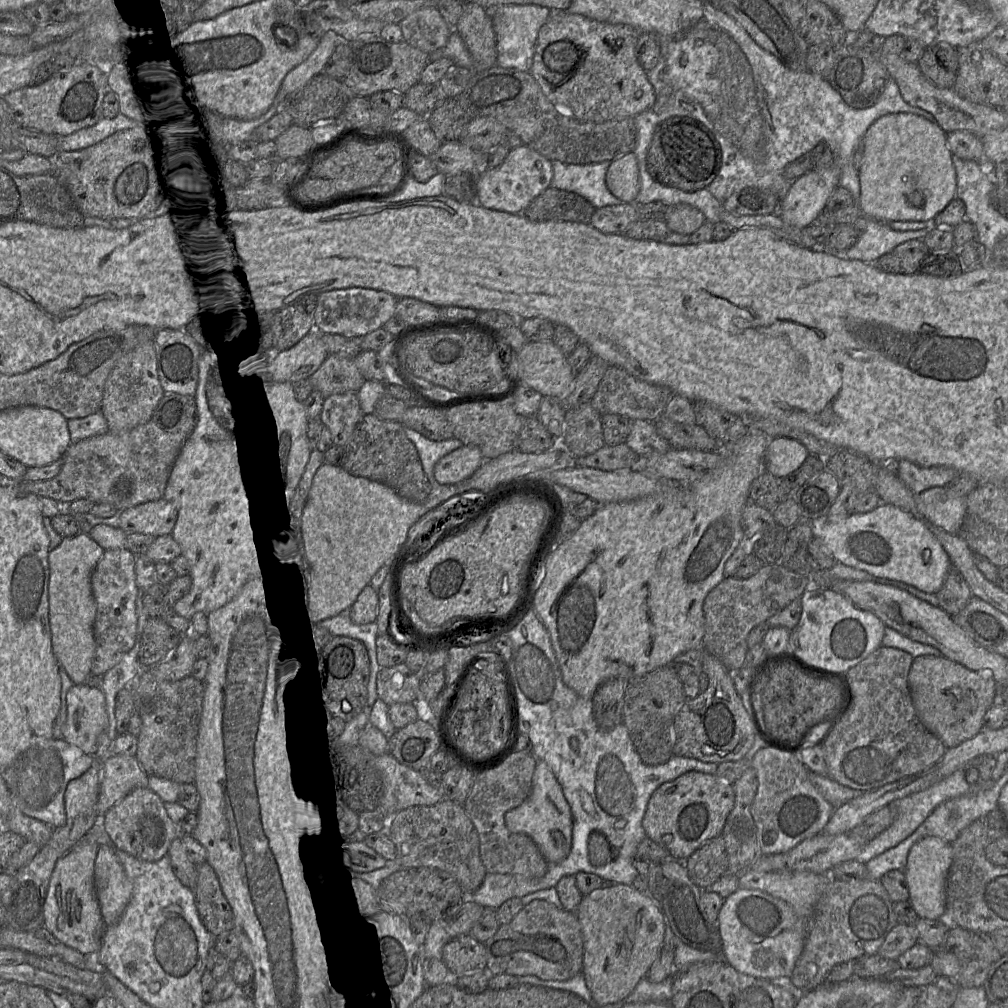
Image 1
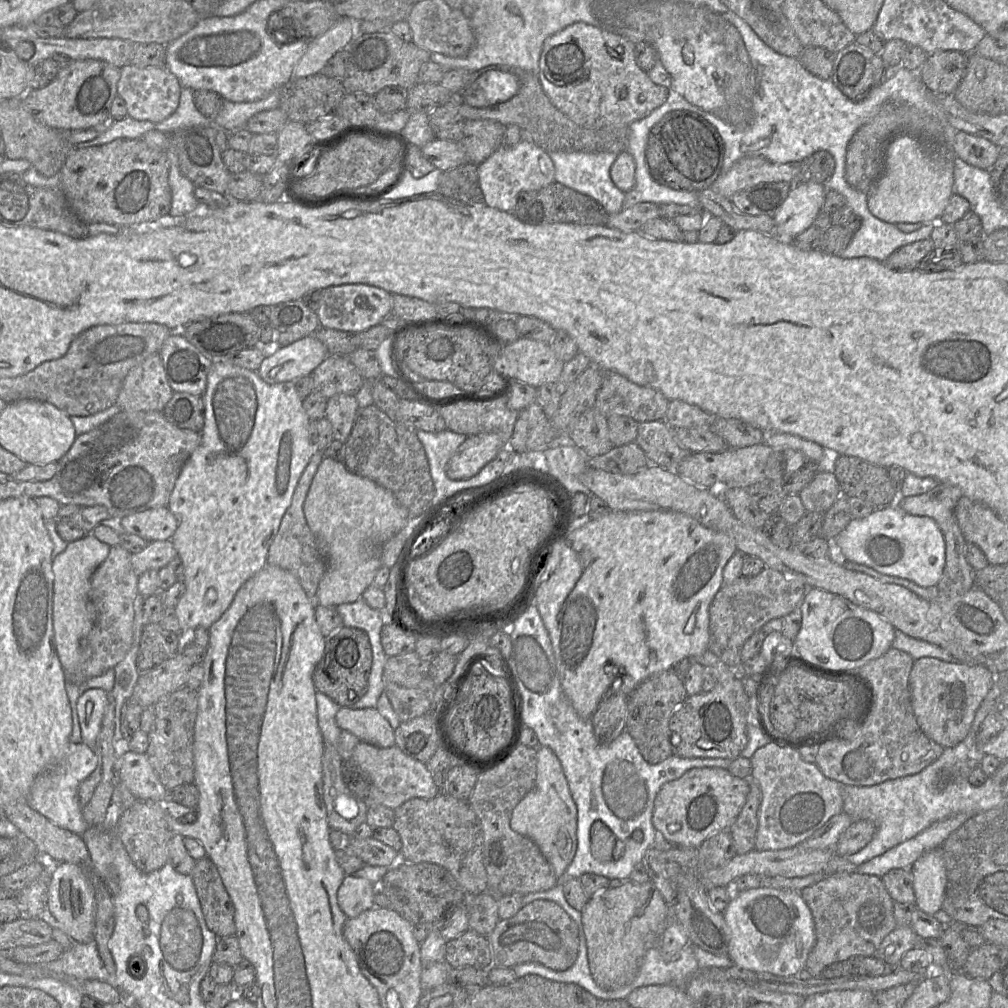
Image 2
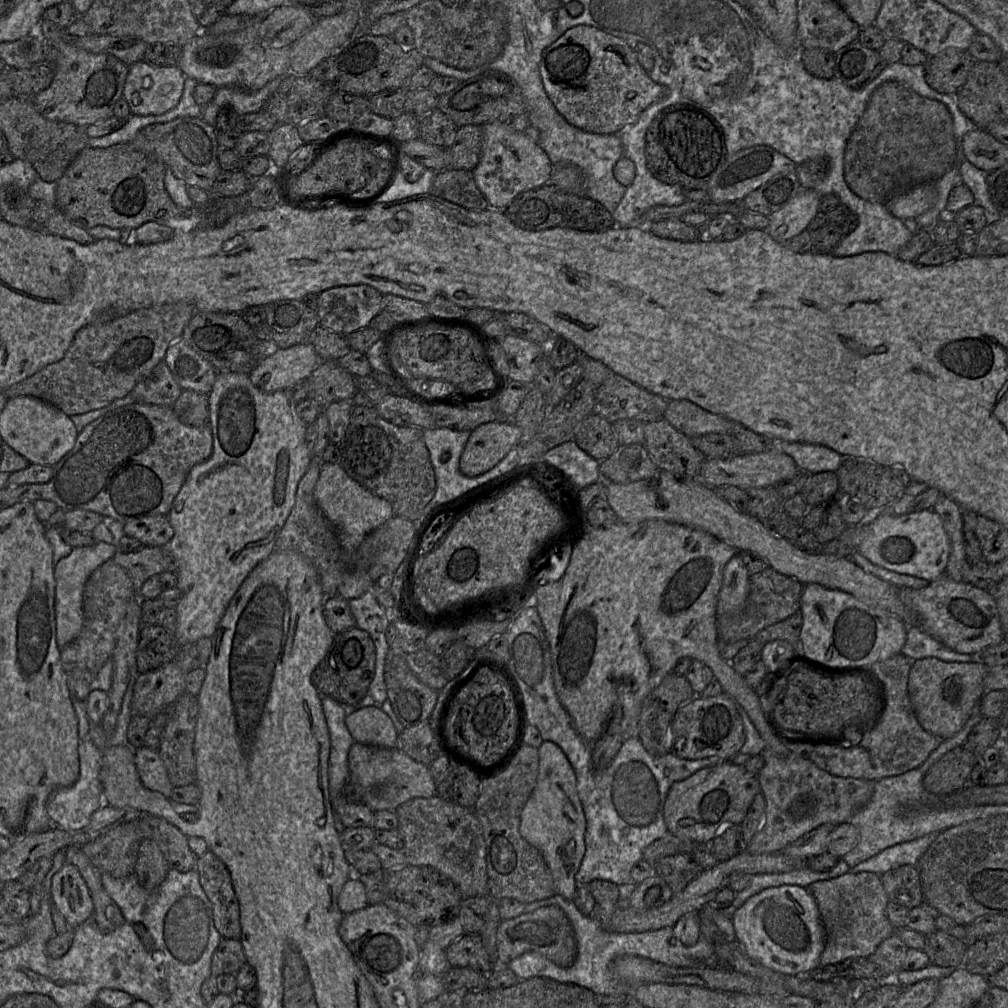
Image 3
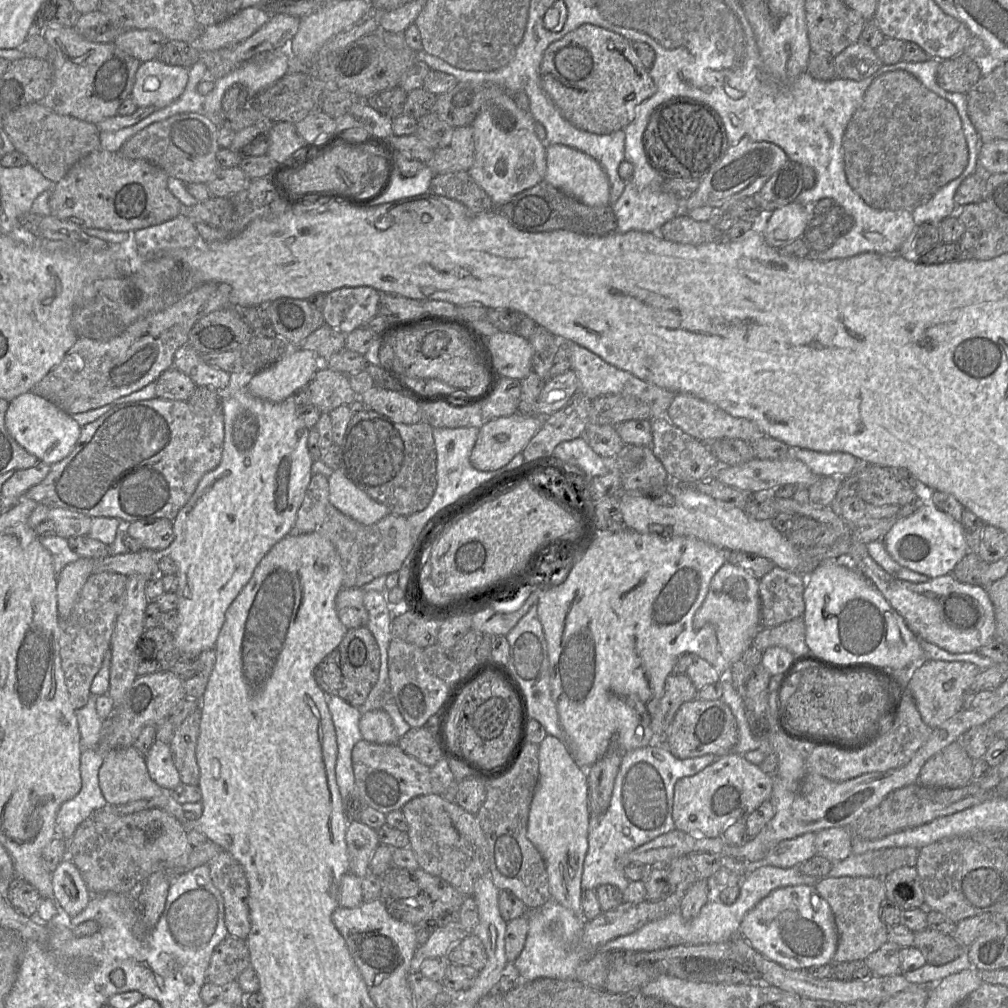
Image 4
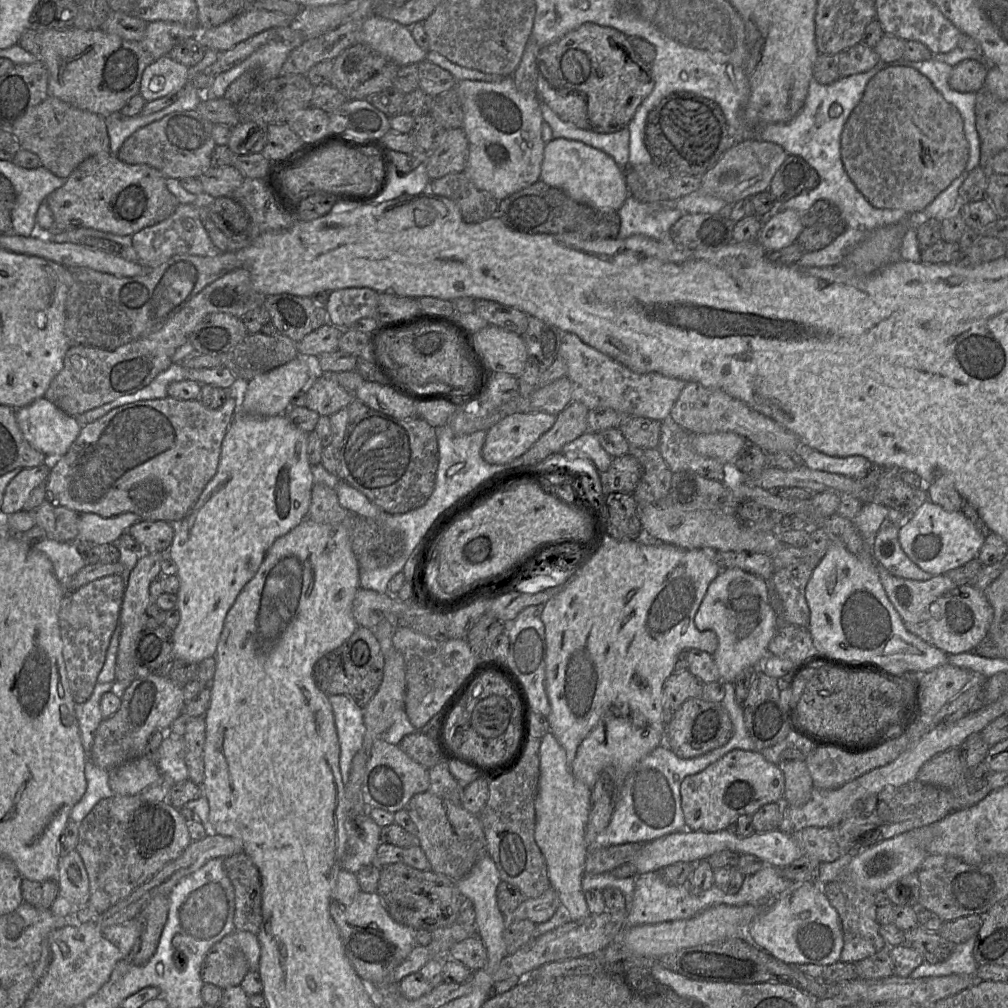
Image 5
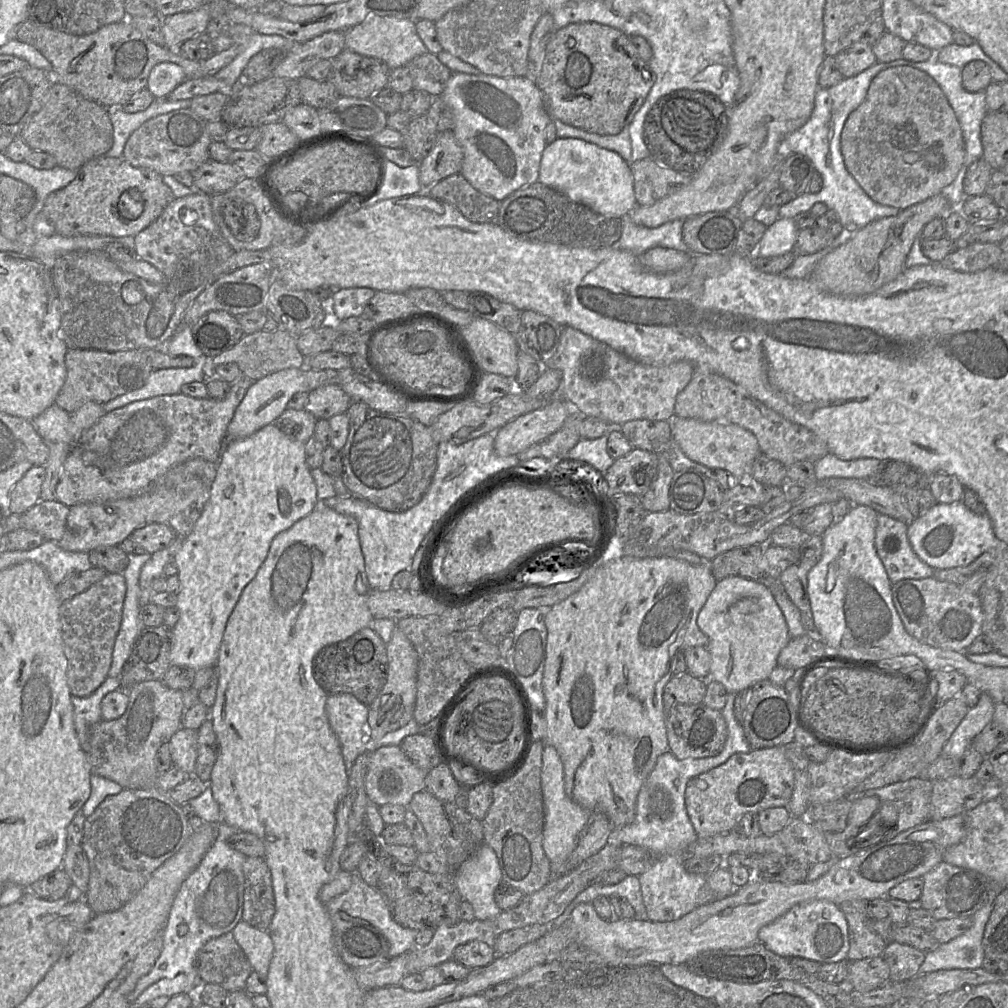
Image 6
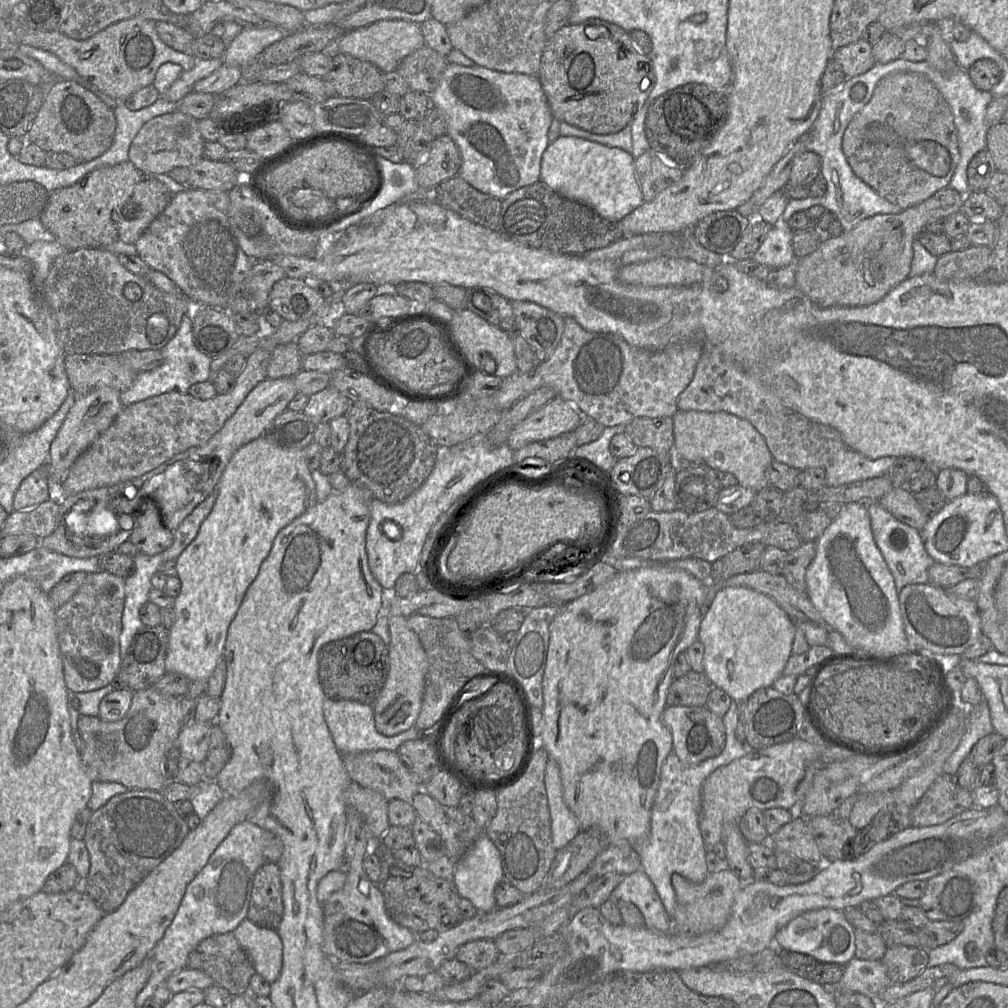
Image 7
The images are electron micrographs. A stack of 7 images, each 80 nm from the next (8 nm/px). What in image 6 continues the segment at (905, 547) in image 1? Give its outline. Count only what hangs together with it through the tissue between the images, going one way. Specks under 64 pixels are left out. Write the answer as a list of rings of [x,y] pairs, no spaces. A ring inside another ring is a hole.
[[[962,501],[950,504],[937,503],[924,515],[915,518],[908,525],[907,536],[916,555],[935,570],[967,566],[983,552],[1002,544],[994,534],[989,516],[972,512]]]

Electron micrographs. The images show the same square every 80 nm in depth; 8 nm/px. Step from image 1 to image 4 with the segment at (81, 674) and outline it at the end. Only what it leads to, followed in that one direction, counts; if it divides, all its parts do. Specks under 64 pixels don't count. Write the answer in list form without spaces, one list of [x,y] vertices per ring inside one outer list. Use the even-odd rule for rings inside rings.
[[[80,557],[57,575],[57,610],[61,622],[70,616],[83,585],[93,573],[94,561]]]

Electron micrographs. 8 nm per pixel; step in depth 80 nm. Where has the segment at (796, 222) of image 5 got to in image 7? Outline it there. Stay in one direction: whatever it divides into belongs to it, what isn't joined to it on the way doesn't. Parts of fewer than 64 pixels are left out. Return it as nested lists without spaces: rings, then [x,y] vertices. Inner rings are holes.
[[[786,223],[774,225],[752,259],[774,270],[796,260],[792,247],[793,231]]]

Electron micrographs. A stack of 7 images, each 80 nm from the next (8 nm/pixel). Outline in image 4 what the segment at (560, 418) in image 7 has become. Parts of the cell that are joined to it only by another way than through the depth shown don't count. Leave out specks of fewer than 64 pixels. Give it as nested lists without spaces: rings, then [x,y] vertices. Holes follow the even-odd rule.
[[[518,411],[513,415],[488,421],[479,428],[478,437],[470,455],[471,465],[482,472],[494,471],[506,466],[518,453],[523,452],[542,425],[542,417],[522,415]]]

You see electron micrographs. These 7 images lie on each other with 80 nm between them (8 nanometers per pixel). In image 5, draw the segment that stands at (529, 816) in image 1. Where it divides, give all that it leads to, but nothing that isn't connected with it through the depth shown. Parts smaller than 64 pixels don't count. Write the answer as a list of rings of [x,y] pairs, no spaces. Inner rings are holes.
[[[550,731],[541,739],[539,761],[534,837],[546,860],[550,887],[558,893],[570,920],[578,921],[590,915],[582,890],[582,878],[588,855],[585,830],[590,813],[591,789],[574,777],[564,748]]]

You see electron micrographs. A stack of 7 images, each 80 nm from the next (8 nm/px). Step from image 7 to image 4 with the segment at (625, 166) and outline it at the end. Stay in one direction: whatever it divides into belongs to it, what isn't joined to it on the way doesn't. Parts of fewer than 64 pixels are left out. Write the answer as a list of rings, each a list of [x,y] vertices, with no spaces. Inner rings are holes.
[[[551,144],[546,147],[546,174],[544,180],[562,192],[589,206],[607,206],[610,200],[610,183],[599,162],[577,149]]]

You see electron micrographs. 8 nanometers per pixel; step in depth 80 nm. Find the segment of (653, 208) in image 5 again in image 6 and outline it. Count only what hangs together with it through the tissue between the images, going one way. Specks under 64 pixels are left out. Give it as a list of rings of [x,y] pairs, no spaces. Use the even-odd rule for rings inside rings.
[[[626,215],[622,217],[622,234],[619,240],[612,245],[611,247],[619,248],[625,251],[632,252],[636,255],[641,255],[644,252],[653,249],[653,248],[668,248],[688,253],[689,255],[693,254],[702,254],[702,253],[692,253],[689,251],[687,245],[683,241],[682,236],[682,227],[683,221],[676,219],[673,221],[666,222],[656,228],[647,228],[639,226],[632,221],[631,215]]]

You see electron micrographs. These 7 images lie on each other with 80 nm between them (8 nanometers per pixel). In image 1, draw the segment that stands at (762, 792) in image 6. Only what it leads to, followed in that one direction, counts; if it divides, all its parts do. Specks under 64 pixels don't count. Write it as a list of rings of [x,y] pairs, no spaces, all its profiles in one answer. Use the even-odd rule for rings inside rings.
[[[688,771],[651,794],[642,826],[649,839],[665,847],[673,858],[685,861],[706,841],[721,834],[734,802],[733,782],[716,774]]]

